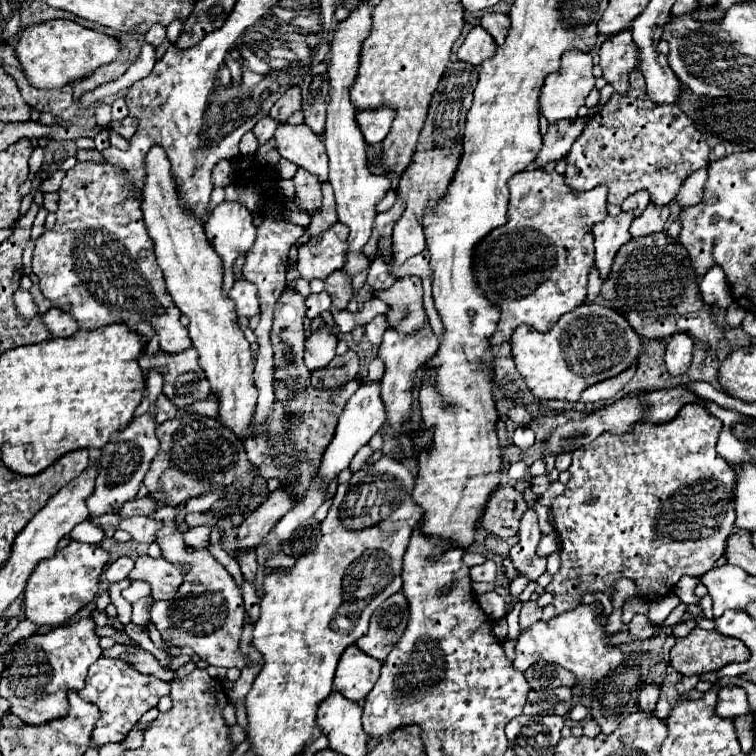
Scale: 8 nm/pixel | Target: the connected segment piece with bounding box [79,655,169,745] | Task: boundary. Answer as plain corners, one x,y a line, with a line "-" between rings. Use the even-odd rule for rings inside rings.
99,657
91,667
85,681
85,687
79,691
79,695
85,701
91,701
99,707
101,717
93,729
93,741
103,743
119,743
123,741
125,733
139,721
139,717
157,705
157,701
169,693
169,683
155,679
151,675
139,673
133,665
127,665
127,661
117,661
111,657

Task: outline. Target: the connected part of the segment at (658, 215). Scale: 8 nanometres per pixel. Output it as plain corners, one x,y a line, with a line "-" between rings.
647,205
645,211
633,219
631,223
631,235
633,237
641,237
641,235
649,235
649,233
657,233
665,227
667,219
669,219
669,205
657,207
657,205

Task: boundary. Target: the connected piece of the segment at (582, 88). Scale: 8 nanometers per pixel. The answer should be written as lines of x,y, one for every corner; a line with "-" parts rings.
575,49
563,53
561,69
557,73
551,73
545,77
545,83
543,83
541,95
539,95
539,111
549,123
557,123
561,119
575,121
577,109
585,103
585,97
595,87
595,77
593,77
591,69
593,69
593,61
591,61
589,53
581,53

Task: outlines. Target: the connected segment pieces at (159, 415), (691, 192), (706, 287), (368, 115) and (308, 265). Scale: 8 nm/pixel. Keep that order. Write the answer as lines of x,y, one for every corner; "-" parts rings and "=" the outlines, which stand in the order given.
159,395
159,397
157,397
155,421
157,421
157,423
163,423
163,421
169,421
169,419
175,419
175,415
177,415
177,409
171,405
171,401
169,401
165,395
=
699,169
695,171
681,187
679,195
677,195
677,201
681,207
689,207
689,205
695,205
703,199
703,185
707,183
707,169
=
713,265
707,269
707,273
701,277
701,295
703,299
709,303
709,305
717,305
717,307
723,307
727,309
729,303
733,301
731,295
729,295
729,287
727,287
727,281
725,281
725,273
719,265
=
375,109
375,111
357,111
355,121
369,145
381,143
391,129
395,117
395,109
=
333,223
327,231
311,237
299,247
297,269
303,279
325,279
331,271
337,271
345,263
345,239
349,235
347,225

